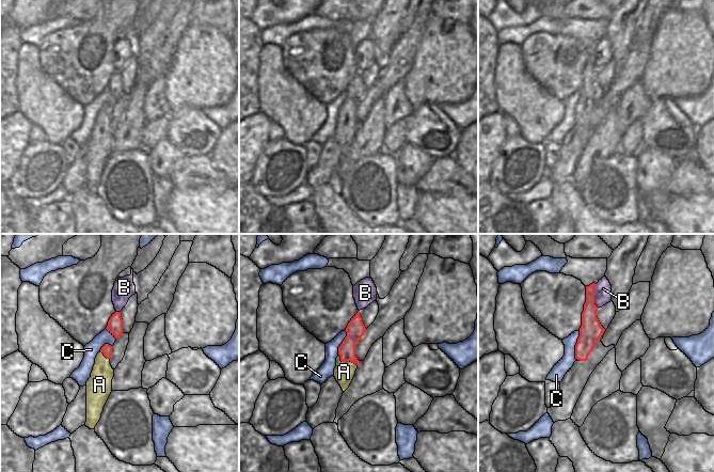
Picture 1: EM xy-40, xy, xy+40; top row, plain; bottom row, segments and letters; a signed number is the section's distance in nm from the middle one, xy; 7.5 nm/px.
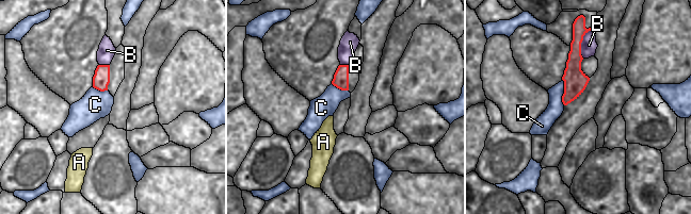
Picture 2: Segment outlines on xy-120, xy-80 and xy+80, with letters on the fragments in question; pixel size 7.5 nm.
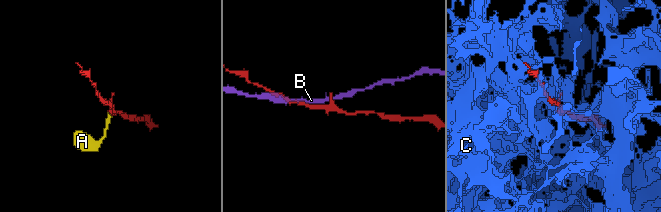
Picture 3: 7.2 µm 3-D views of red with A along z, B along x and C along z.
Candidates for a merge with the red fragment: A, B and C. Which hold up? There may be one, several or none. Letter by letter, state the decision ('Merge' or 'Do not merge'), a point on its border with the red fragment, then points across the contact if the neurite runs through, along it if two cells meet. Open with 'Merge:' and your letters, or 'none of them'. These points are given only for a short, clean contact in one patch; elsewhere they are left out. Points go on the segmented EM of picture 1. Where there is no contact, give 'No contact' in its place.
Merge: none of them
A: Do not merge. Touches red at xy (346, 360). Boundary: xy (338, 354), (342, 361), (351, 361), (356, 365)
B: Do not merge. Touches red at xy+40 (593, 296)
C: Do not merge. Touches red at xy+40 (575, 345)

